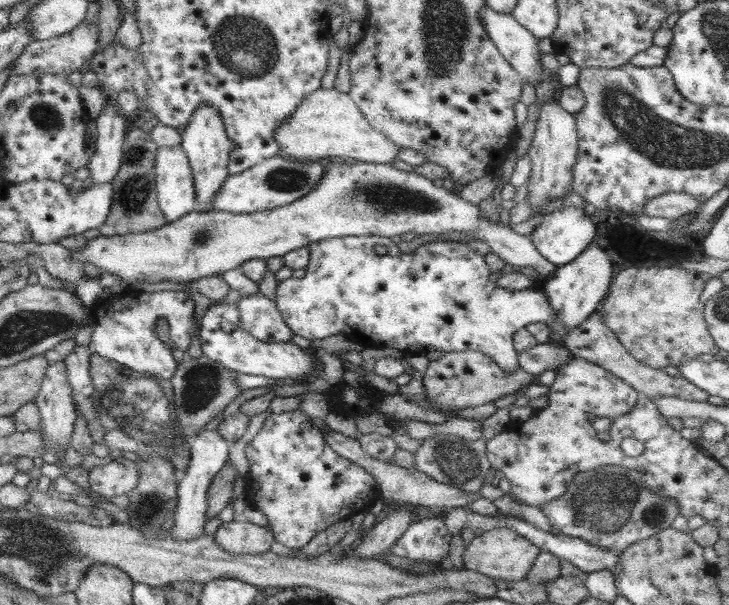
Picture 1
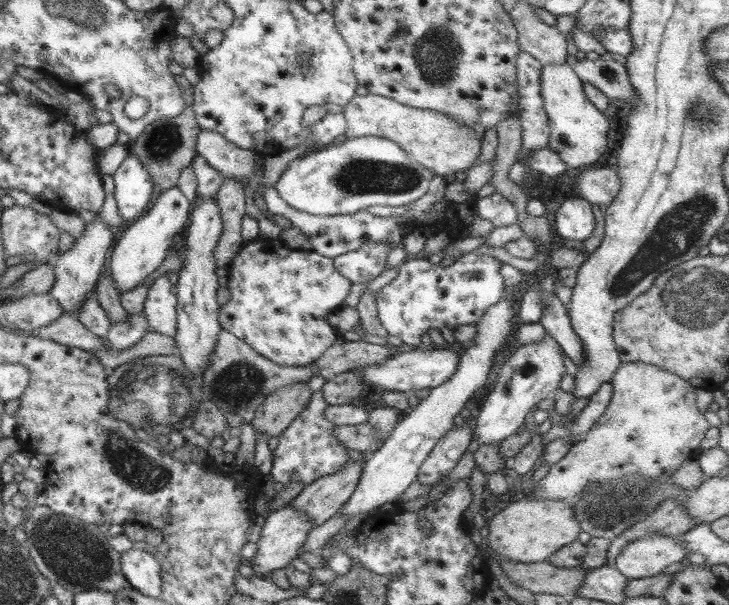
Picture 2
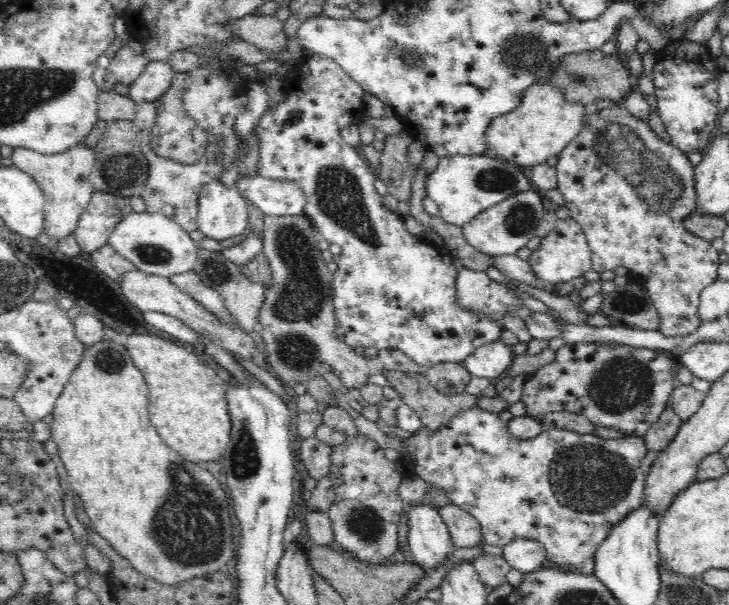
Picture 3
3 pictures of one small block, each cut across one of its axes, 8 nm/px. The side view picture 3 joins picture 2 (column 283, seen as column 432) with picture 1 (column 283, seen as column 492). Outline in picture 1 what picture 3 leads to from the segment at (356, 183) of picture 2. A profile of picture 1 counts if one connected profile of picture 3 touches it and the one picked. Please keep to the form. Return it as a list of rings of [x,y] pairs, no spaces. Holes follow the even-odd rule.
[[[279,154],[273,158],[263,160],[257,166],[251,166],[249,170],[243,170],[241,174],[233,174],[225,178],[219,196],[211,202],[211,212],[227,212],[227,214],[255,214],[263,210],[275,210],[279,206],[287,206],[291,202],[297,202],[307,192],[313,190],[313,186],[323,180],[323,174],[327,170],[327,162],[291,162],[287,158],[281,158]]]

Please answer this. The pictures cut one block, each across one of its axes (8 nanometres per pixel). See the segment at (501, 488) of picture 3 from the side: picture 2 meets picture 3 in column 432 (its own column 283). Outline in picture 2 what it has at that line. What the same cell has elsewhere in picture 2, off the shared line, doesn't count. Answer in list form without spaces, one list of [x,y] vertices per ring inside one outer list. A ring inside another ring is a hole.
[[[321,390],[315,392],[307,404],[305,410],[299,412],[299,416],[277,436],[277,446],[273,450],[273,462],[271,462],[271,478],[275,484],[295,484],[301,482],[303,486],[309,486],[311,482],[323,478],[325,474],[337,472],[341,466],[347,464],[351,452],[335,438],[335,424],[331,424],[325,418],[327,402],[323,400]]]

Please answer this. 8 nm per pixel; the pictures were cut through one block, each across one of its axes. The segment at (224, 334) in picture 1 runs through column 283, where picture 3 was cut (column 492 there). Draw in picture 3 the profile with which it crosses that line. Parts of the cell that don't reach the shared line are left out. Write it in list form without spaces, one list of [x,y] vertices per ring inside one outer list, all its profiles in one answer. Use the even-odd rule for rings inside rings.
[[[492,342],[488,346],[480,346],[478,350],[474,350],[464,362],[462,366],[478,378],[496,378],[502,376],[504,372],[508,374],[510,366],[512,366],[512,348],[500,344],[500,342]]]

